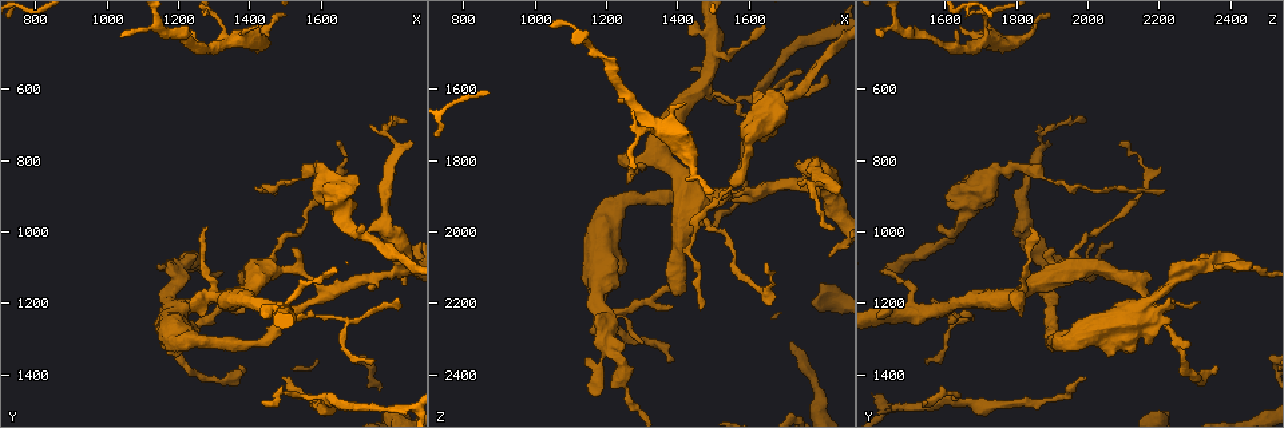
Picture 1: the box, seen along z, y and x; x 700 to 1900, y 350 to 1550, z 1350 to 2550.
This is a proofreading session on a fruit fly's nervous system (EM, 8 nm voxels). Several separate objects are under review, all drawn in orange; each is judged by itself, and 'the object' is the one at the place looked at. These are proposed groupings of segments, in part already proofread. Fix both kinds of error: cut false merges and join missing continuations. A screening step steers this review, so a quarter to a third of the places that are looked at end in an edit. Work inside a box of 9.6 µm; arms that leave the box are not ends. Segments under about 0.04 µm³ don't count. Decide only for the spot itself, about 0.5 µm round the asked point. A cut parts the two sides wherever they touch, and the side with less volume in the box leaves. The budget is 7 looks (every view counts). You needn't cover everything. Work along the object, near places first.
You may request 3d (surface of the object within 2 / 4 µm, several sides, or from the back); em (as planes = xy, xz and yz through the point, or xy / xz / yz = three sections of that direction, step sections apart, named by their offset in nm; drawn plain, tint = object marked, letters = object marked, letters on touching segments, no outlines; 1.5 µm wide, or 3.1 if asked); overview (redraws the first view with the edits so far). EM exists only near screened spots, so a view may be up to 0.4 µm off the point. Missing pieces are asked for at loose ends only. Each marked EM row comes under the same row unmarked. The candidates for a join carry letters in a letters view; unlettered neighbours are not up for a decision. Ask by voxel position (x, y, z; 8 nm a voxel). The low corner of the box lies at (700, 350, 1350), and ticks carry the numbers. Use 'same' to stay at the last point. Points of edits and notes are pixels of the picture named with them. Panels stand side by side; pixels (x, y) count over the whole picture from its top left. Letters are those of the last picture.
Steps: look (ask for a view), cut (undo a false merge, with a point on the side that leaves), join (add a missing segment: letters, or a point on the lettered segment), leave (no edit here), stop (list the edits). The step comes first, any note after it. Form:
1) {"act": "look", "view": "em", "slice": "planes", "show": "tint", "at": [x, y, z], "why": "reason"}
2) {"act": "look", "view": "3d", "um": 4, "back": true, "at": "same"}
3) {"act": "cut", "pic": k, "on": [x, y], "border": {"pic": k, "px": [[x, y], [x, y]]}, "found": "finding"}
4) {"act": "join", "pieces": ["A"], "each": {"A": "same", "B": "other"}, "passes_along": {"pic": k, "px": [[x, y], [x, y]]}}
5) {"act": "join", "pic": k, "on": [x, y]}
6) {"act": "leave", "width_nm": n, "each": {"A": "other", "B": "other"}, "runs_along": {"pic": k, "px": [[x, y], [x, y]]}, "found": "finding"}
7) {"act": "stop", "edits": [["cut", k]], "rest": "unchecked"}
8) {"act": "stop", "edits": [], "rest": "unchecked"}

{"act": "look", "view": "em", "slice": "planes", "show": "letters", "at": [1450, 1120, 1930], "why": "thin arm on a thick one"}

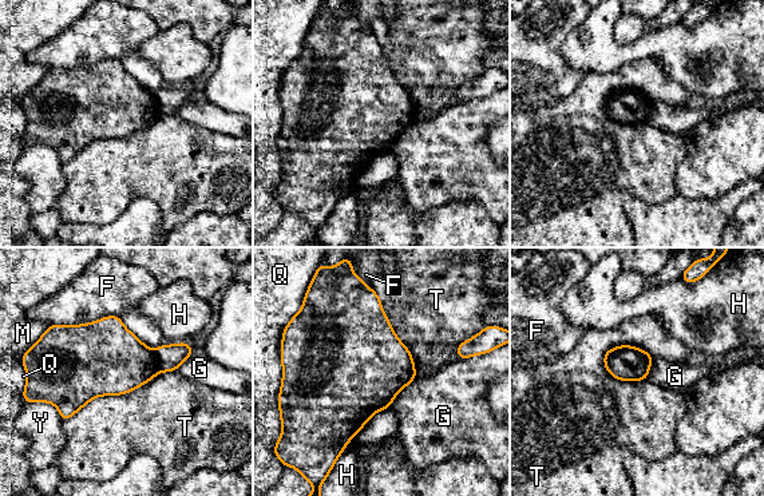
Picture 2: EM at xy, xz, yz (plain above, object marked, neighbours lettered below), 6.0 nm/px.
{"act": "cut", "pic": 2, "on": [117, 361], "width_nm": 460, "each": {"F": "other", "G": "other", "H": "other", "M": "other", "Q": "other", "T": "other", "Y": "other"}, "border": {"pic": 2, "px": [[153, 350], [161, 370]]}, "found": "two cells meet here"}

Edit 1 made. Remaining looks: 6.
{"act": "look", "view": "overview", "why": "see it whole again"}

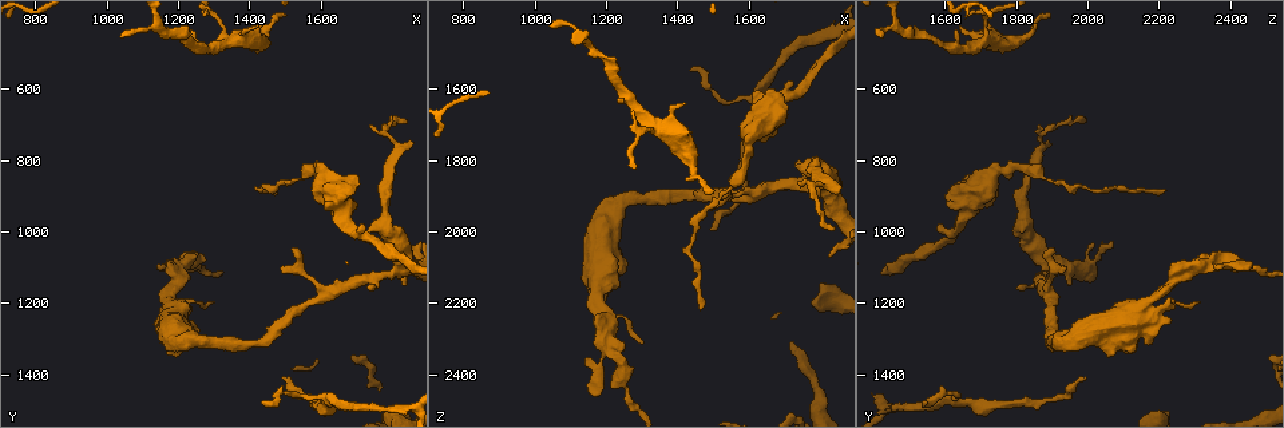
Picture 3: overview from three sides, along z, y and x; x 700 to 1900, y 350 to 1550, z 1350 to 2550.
{"act": "look", "view": "em", "slice": "planes", "show": "tint", "at": [1350, 460, 1710], "why": "three arms meet"}

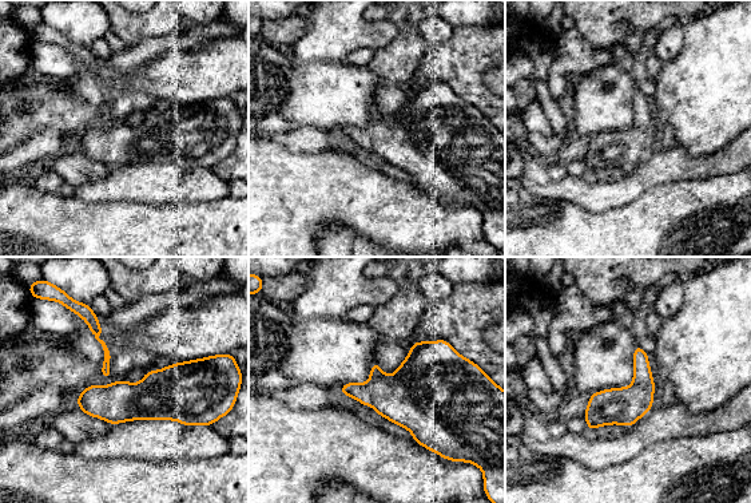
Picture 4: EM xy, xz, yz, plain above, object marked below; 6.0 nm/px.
{"act": "look", "view": "em", "slice": "planes", "show": "letters", "at": "same", "why": "see the neighbours"}

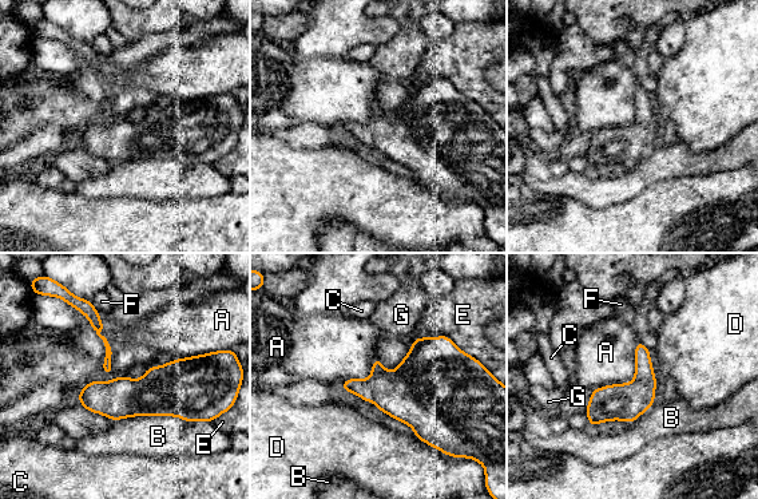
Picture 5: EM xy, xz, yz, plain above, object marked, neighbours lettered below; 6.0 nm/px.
{"act": "leave", "width_nm": 160, "each": {"A": "other", "B": "other", "C": "other", "D": "other", "E": "other", "F": "other", "G": "other"}, "border": {"pic": 5, "px": [[637, 341], [635, 377], [594, 389]]}, "found": "all the same cell"}

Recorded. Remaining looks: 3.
{"act": "stop", "edits": [["cut", 2]], "rest": "unchecked"}

